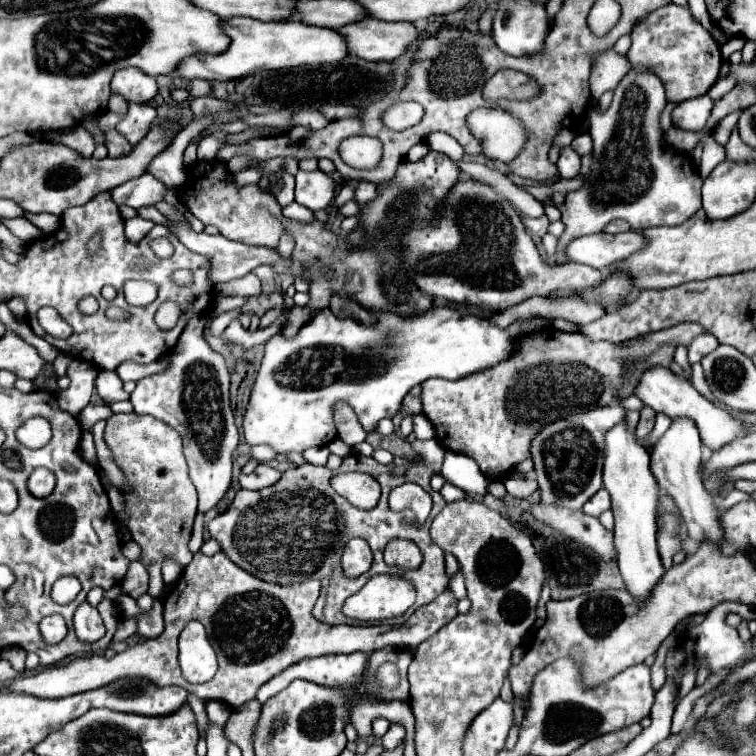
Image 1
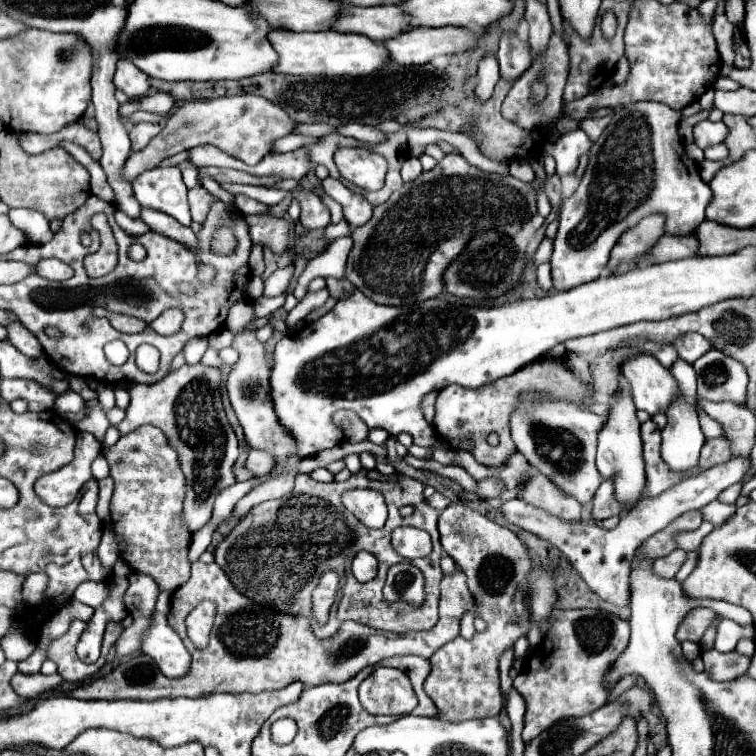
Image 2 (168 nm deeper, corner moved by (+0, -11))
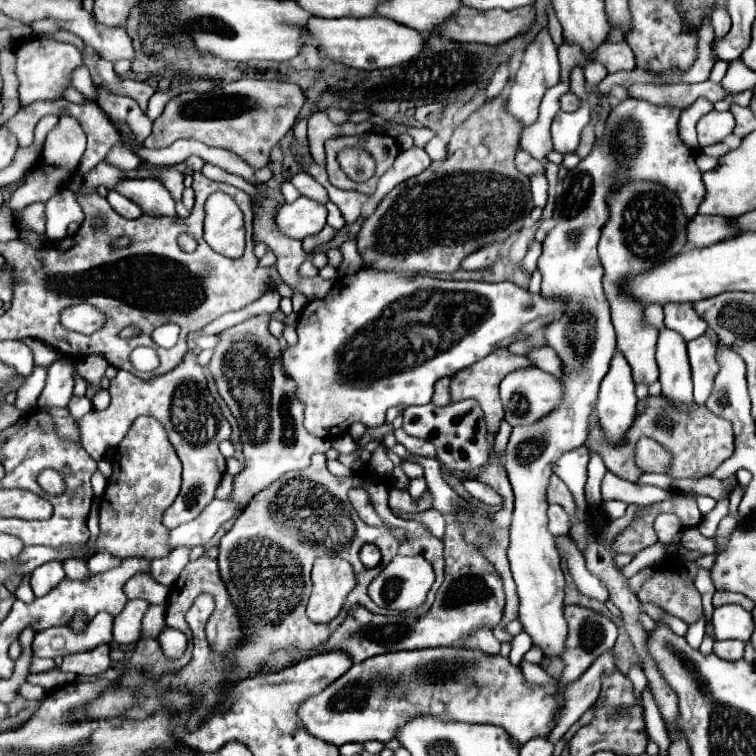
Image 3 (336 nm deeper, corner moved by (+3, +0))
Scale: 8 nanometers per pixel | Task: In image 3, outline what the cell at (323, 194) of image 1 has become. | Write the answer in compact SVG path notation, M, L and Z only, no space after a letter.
M297 198L291 204L283 204L275 216L275 226L281 234L289 236L289 238L297 238L303 240L305 236L313 236L317 232L323 230L325 226L325 206L323 204L315 204L315 200L307 200L307 198Z

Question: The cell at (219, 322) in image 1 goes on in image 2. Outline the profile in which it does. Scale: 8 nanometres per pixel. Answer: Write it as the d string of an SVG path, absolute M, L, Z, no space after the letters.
M285 292L274 298L261 296L254 302L254 312L256 318L267 317L281 308L286 300L288 293Z

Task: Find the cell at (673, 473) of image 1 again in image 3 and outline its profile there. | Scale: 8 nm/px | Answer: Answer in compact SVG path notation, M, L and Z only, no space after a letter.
M661 328L657 340L657 364L659 364L659 382L663 386L663 396L667 400L681 404L693 400L693 382L691 368L687 358L687 348L679 332Z

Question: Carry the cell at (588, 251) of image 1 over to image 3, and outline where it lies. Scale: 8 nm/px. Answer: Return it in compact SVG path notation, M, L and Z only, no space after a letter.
M697 214L691 218L691 224L687 226L687 242L695 244L697 248L723 242L737 234L739 232L733 228L731 220L725 216L699 216Z

